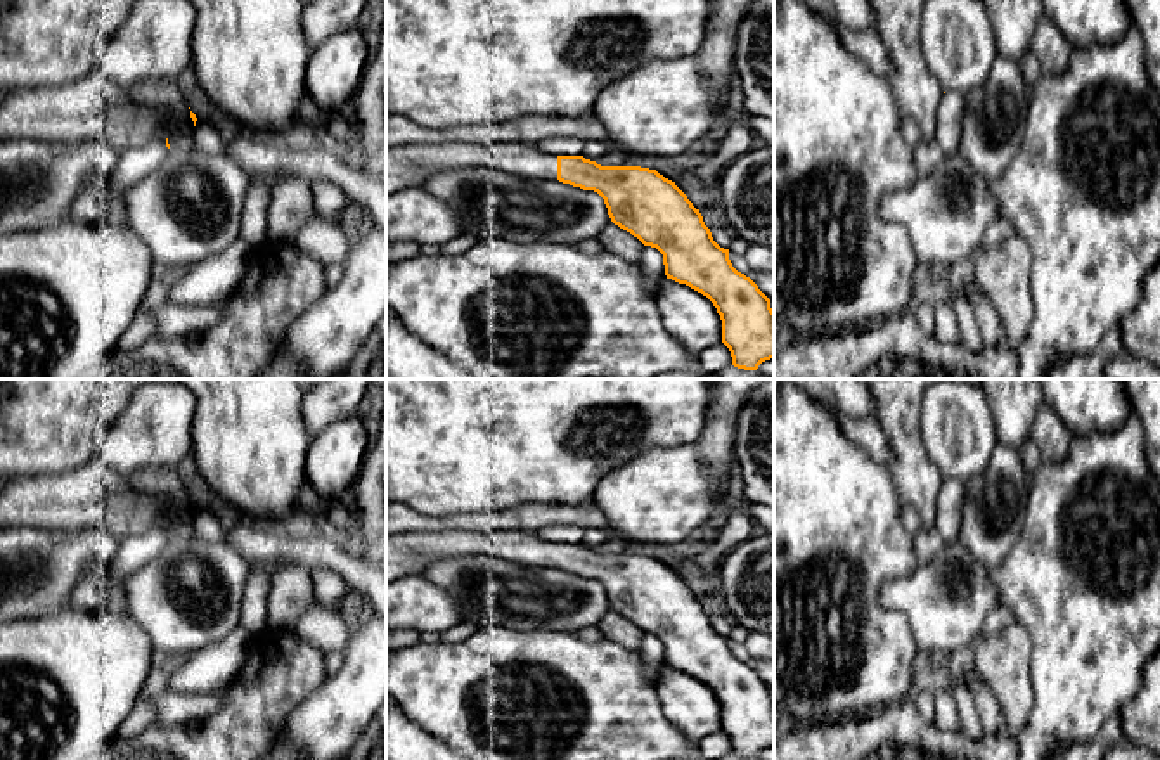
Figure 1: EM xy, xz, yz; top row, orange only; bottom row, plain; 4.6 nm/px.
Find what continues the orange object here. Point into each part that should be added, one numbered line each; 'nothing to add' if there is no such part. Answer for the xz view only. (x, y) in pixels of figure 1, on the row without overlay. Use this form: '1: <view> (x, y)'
1: xz (409, 553)

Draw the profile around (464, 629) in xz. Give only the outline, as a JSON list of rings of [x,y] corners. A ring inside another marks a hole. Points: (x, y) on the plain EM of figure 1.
[[[461,622],[455,627],[448,628],[443,634],[443,639],[450,644],[455,644],[455,642],[461,642],[461,641],[471,637],[476,630],[478,630],[476,625],[473,625],[469,622]]]

